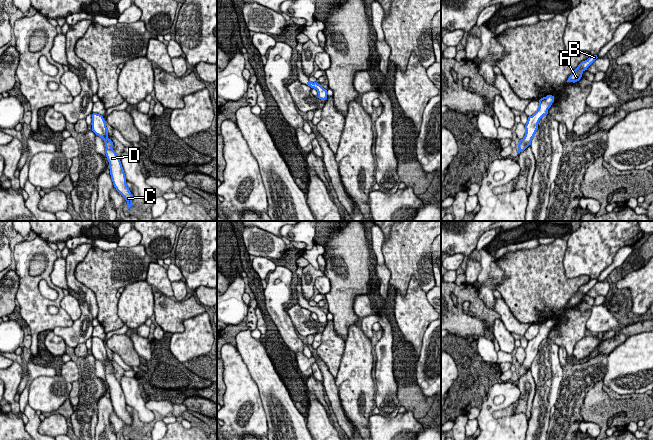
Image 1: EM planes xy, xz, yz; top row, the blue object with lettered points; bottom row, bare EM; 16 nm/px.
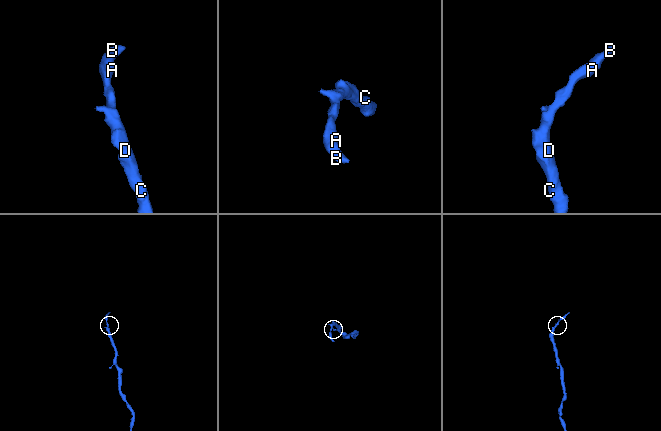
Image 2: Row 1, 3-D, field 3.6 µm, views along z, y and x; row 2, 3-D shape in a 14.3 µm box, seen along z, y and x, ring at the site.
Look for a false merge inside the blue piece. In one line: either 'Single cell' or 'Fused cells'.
Single cell

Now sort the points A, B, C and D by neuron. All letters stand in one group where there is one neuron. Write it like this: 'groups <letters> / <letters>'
groups A B C D

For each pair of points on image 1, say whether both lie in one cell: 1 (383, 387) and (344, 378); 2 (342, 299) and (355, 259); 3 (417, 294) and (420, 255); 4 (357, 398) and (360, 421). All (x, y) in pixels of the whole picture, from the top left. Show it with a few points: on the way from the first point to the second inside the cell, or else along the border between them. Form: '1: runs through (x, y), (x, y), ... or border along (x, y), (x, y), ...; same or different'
1: border along (373, 377), (375, 404); different
2: runs through (344, 289), (349, 277), (349, 269); same
3: border along (396, 291), (403, 295), (413, 276), (426, 292); different
4: runs through (357, 404), (359, 415); same

